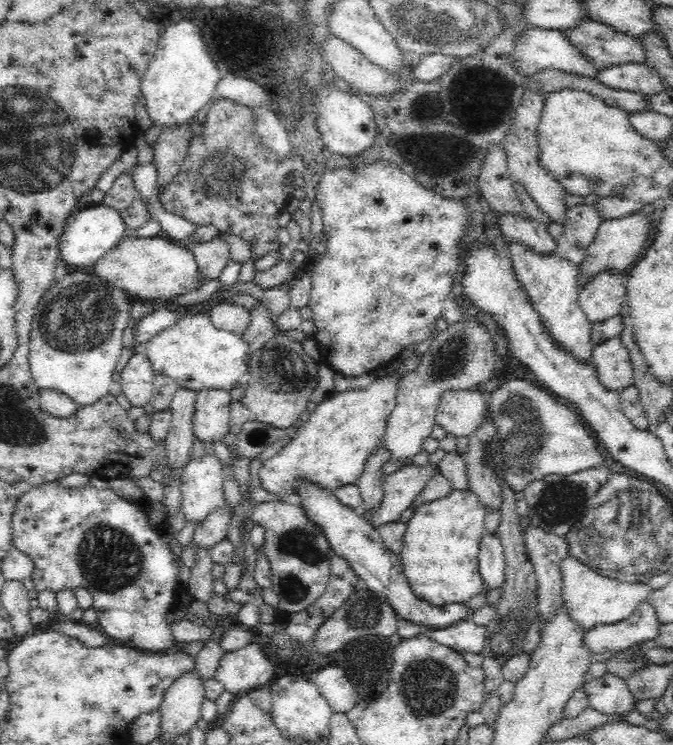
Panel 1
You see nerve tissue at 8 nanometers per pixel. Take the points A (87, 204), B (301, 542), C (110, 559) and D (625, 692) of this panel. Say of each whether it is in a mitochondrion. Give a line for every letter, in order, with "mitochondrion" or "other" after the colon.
A: other
B: mitochondrion
C: mitochondrion
D: other

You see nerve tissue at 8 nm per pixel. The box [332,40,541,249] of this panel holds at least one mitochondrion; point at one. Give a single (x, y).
(496, 88)

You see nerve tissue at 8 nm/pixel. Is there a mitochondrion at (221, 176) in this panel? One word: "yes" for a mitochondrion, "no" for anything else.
yes

